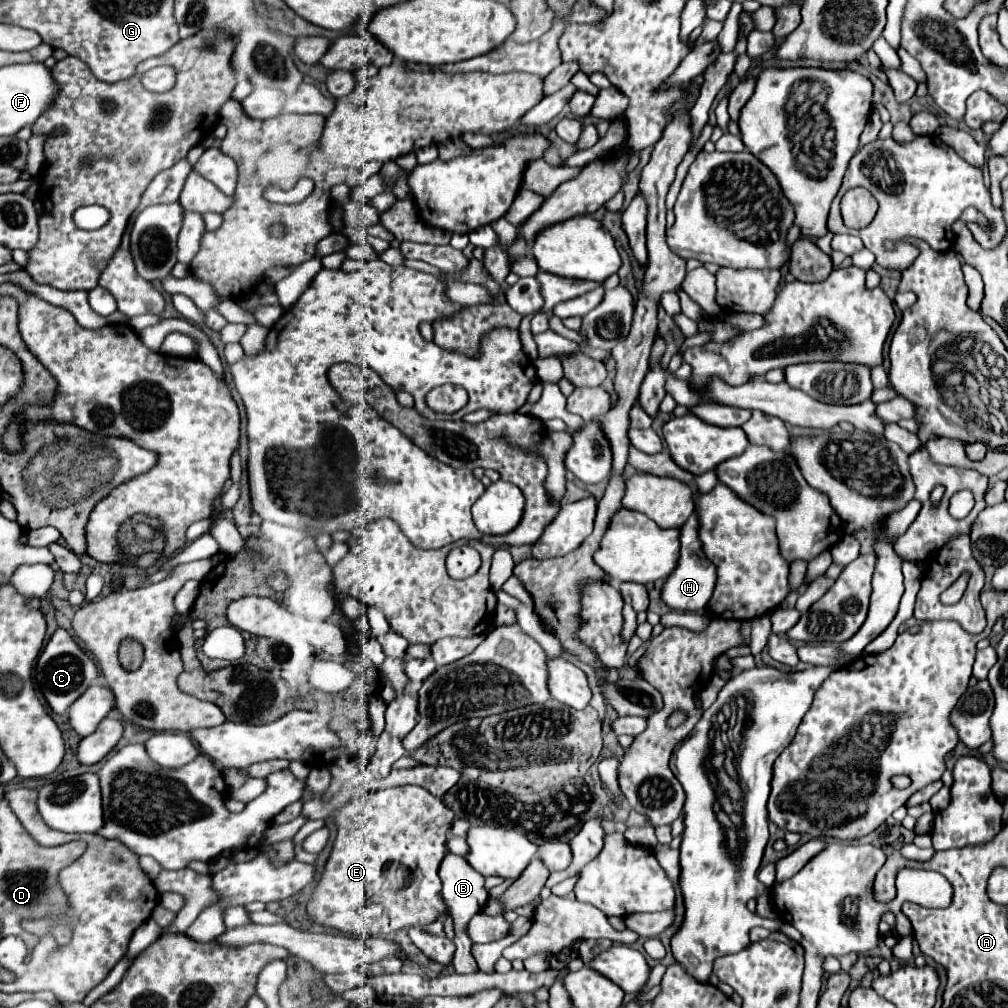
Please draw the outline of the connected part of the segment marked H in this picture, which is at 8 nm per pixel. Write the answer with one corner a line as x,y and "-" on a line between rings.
695,512
681,528
679,564
673,570
673,574
665,580
661,598
673,610
691,610
691,612
703,610
707,606
707,602
711,600
711,596
713,596
715,582
717,582
717,568
711,564
711,560
703,552
703,544
701,544
699,536
697,536
697,512

